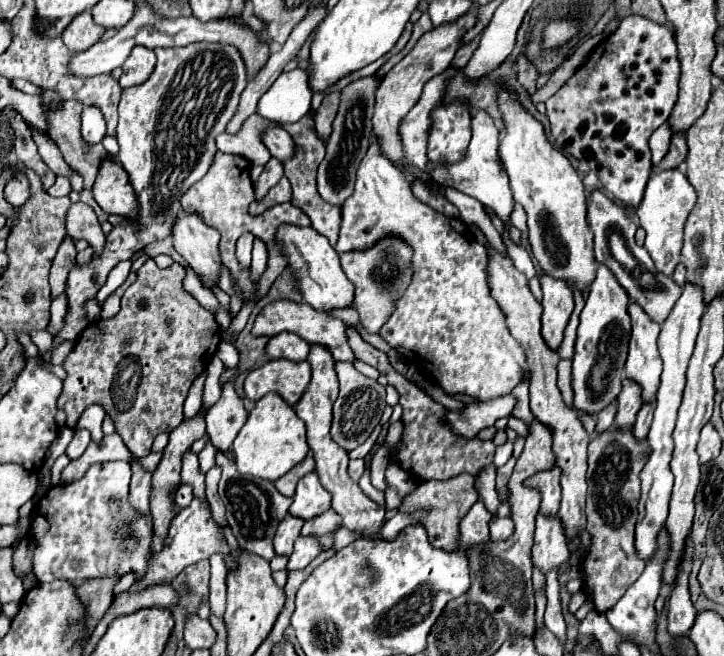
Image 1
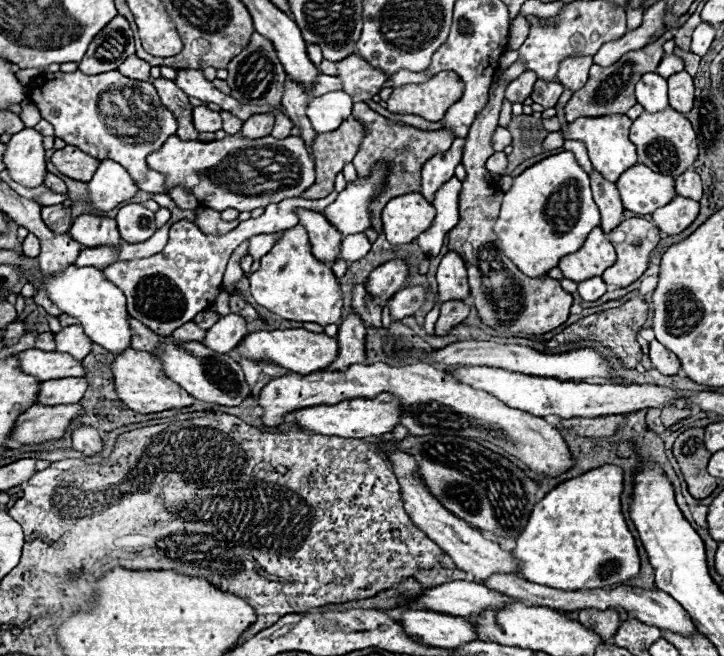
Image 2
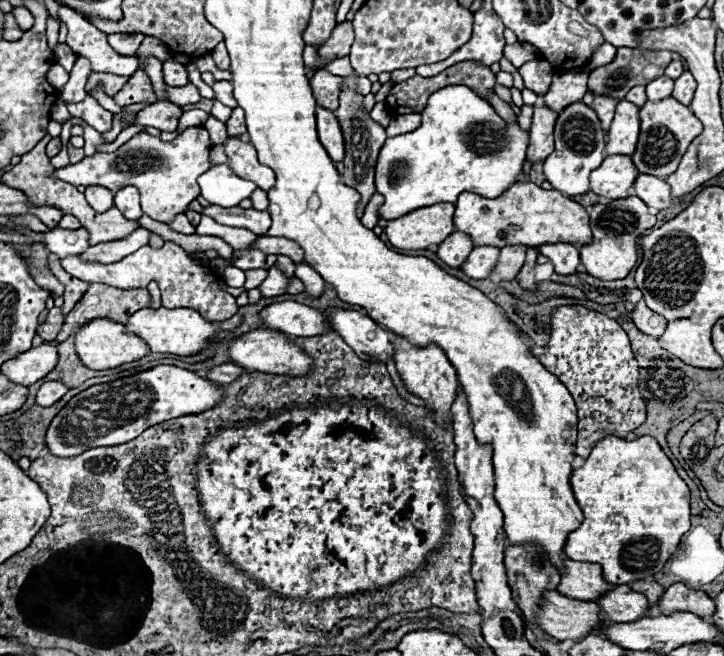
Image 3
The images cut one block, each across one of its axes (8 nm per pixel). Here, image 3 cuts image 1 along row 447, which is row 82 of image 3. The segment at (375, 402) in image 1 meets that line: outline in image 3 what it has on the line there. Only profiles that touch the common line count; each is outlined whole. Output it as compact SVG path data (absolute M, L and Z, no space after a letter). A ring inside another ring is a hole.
M352 72L350 76L344 76L342 78L342 92L340 92L340 108L334 112L340 126L342 126L342 134L344 134L344 142L346 142L346 158L344 158L344 180L348 186L356 188L362 196L362 202L360 202L360 208L358 208L358 216L362 216L362 210L368 202L368 198L372 198L374 194L374 166L376 166L376 160L378 160L378 154L380 154L380 148L384 146L384 140L388 138L386 136L386 130L374 122L370 118L370 114L364 110L364 94L356 94L356 82L358 82L358 74Z

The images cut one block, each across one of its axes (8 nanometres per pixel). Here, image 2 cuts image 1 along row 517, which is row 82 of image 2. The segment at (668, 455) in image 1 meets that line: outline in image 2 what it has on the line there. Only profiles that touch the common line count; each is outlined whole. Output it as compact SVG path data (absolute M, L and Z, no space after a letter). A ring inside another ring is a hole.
M648 72L636 84L636 100L638 104L644 106L646 112L660 112L668 108L666 90L668 90L666 80L656 72Z

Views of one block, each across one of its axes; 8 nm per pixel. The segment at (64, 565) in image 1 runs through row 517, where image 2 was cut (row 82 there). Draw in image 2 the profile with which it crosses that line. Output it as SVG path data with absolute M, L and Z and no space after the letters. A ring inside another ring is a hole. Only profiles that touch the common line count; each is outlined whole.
M80 70L76 72L54 72L54 74L42 74L40 76L40 86L36 86L30 92L30 100L38 106L40 114L44 120L48 120L54 130L56 138L62 138L70 146L78 146L86 154L92 154L98 160L114 160L120 162L128 174L132 174L132 180L140 190L144 192L164 192L164 176L158 174L156 170L150 170L146 164L146 156L154 150L158 150L164 140L172 134L176 134L176 118L170 110L166 110L160 104L160 98L150 82L140 82L122 76L118 70L112 74L96 74L96 76L86 76Z

